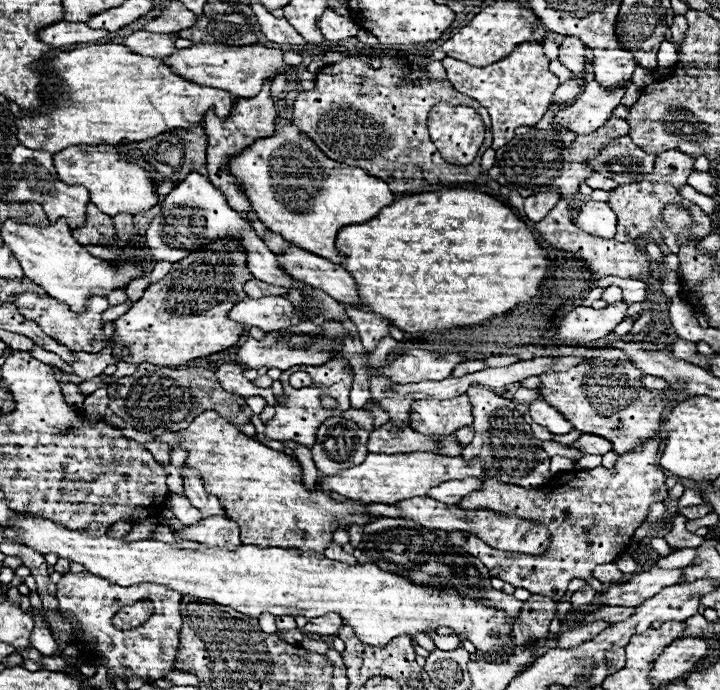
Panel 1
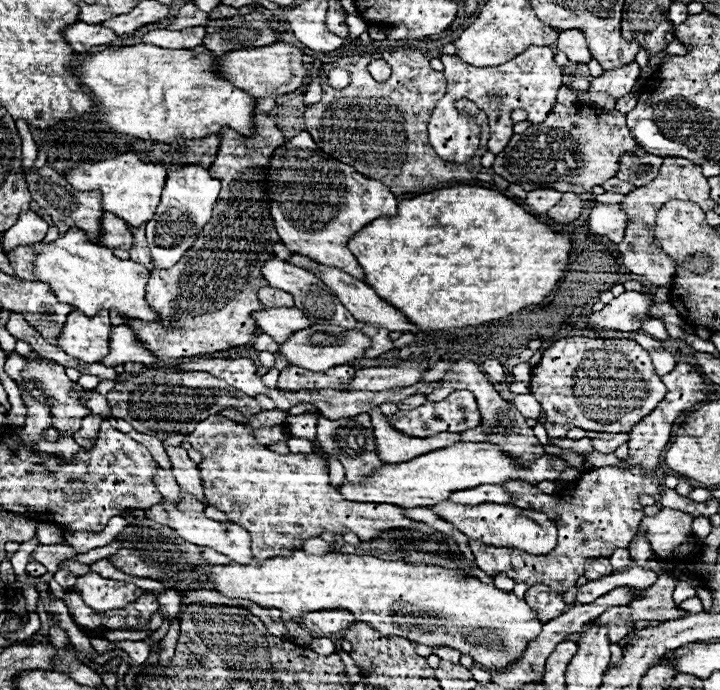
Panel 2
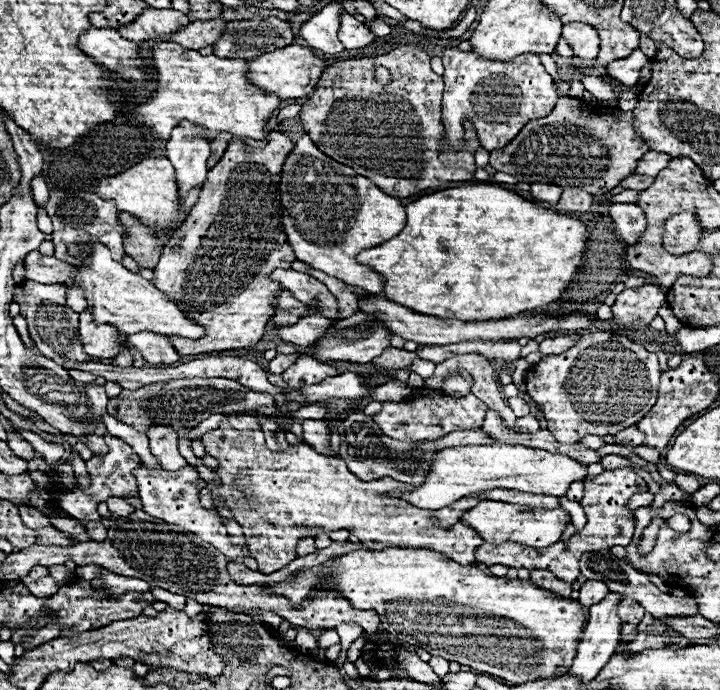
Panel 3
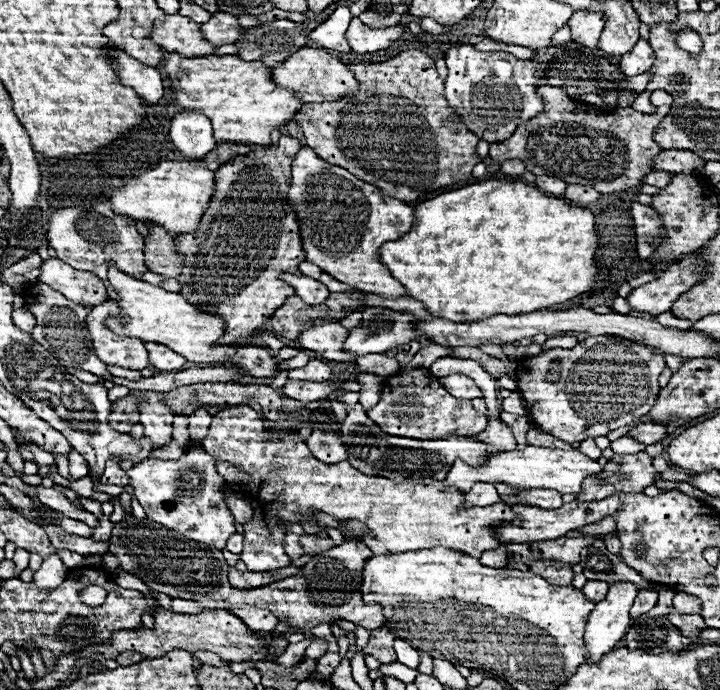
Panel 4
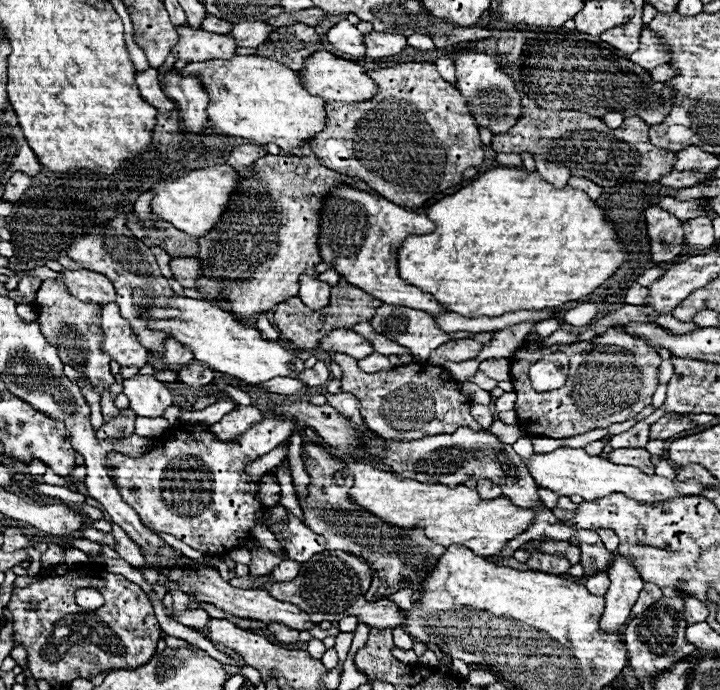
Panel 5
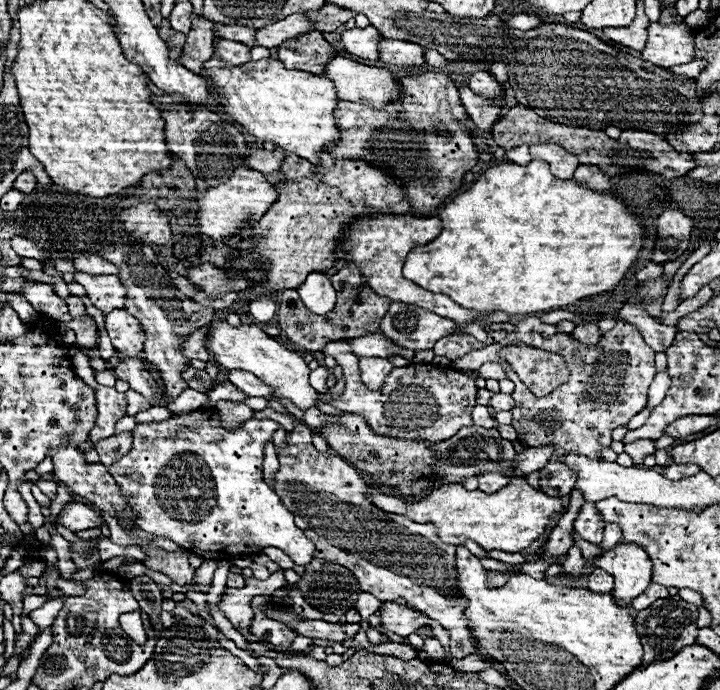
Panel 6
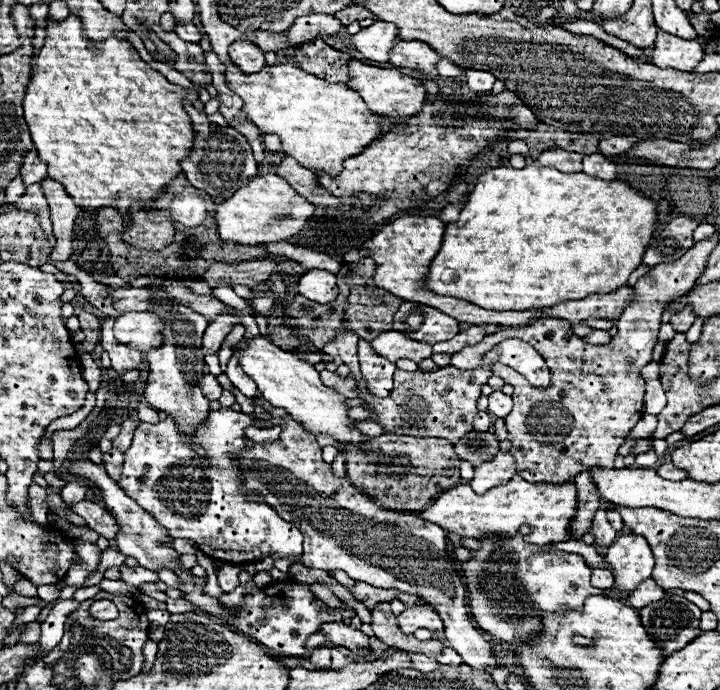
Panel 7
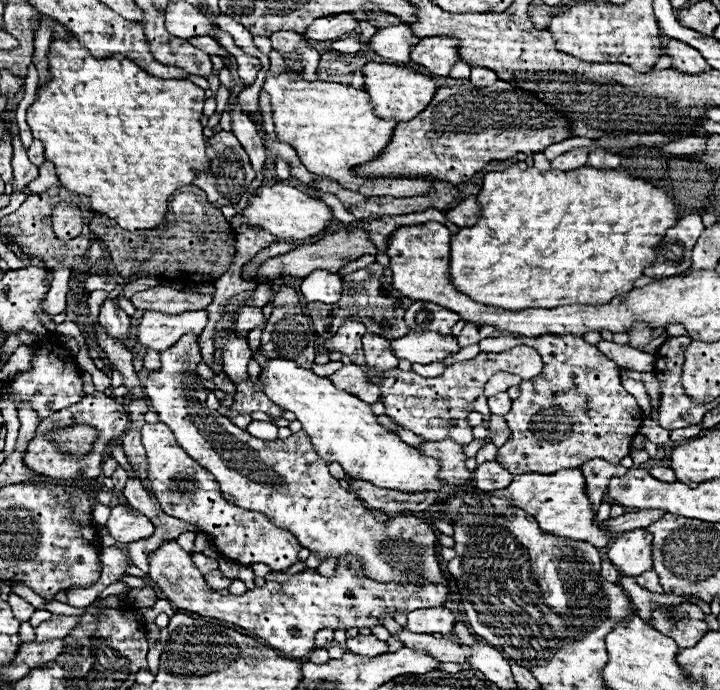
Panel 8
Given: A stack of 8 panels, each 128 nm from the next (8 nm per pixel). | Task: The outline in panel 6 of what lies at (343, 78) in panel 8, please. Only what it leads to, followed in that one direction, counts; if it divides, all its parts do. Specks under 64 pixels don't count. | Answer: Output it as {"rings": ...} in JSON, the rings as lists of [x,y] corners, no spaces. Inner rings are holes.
{"rings":[[[310,32],[296,40],[288,40],[278,46],[276,54],[288,68],[300,68],[302,72],[312,72],[316,76],[324,74],[326,64],[334,56],[336,50],[322,38],[322,32]]]}

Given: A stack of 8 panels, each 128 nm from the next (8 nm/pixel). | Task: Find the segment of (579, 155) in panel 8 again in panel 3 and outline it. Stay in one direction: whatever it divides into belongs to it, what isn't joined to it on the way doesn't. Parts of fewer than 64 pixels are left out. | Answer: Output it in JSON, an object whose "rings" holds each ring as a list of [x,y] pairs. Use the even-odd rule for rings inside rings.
{"rings":[[[534,182],[530,192],[532,192],[532,196],[536,198],[536,202],[540,202],[540,204],[544,204],[544,206],[556,206],[556,200],[560,200],[562,188],[560,188],[560,186],[554,186],[554,184]]]}

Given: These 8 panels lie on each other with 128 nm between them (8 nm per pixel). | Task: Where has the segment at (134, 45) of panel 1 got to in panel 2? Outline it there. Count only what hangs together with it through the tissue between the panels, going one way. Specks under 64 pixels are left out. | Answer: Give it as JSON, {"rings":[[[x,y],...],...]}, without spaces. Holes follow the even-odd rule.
{"rings":[[[194,26],[194,28],[184,28],[184,30],[152,30],[144,34],[142,42],[154,44],[160,48],[170,48],[170,50],[180,50],[180,48],[196,48],[202,46],[202,40],[206,36],[204,26]]]}

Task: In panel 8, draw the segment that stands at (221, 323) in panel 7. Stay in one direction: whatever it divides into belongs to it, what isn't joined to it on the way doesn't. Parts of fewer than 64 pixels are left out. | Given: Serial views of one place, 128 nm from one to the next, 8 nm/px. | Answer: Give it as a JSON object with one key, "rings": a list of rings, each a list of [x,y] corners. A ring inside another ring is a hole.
{"rings":[[[244,306],[244,308],[238,310],[238,314],[236,314],[236,332],[240,332],[240,336],[246,336],[250,330],[264,328],[264,326],[266,326],[266,318],[262,314],[262,308]]]}

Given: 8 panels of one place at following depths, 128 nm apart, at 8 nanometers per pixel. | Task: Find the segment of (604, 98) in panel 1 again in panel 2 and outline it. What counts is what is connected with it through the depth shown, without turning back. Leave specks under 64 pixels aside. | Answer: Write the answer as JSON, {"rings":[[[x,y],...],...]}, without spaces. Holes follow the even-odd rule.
{"rings":[[[636,62],[626,64],[622,68],[608,70],[602,76],[598,76],[598,78],[592,80],[590,94],[594,94],[594,92],[606,92],[606,94],[612,94],[614,98],[626,96],[632,90],[632,86],[636,84],[638,72],[640,72],[640,68],[638,68]]]}

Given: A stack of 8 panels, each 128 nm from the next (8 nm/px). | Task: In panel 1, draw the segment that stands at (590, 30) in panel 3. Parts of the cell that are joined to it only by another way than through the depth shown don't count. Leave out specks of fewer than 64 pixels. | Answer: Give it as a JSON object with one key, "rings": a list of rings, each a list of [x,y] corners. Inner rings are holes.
{"rings":[[[564,36],[564,40],[560,42],[560,56],[558,60],[572,70],[574,74],[582,74],[584,72],[584,64],[586,64],[586,46],[580,42],[580,38],[576,36]]]}

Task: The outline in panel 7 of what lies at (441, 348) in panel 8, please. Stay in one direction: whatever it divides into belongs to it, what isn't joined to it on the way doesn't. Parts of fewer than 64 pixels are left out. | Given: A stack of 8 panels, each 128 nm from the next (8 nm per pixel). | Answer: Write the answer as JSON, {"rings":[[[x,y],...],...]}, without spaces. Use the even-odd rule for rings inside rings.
{"rings":[[[396,330],[384,332],[382,336],[378,336],[376,340],[372,340],[372,346],[376,348],[376,352],[380,352],[380,356],[384,356],[392,362],[396,362],[400,358],[422,362],[426,358],[432,358],[432,354],[434,354],[432,344],[412,340]]]}

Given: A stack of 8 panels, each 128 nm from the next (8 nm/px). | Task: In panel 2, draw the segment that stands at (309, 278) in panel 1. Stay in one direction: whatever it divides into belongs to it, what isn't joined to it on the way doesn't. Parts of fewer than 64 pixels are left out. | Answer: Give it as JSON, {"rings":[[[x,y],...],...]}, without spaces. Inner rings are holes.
{"rings":[[[318,266],[316,276],[324,278],[326,284],[336,292],[338,300],[356,316],[358,322],[366,322],[378,328],[388,328],[390,332],[400,334],[418,334],[422,332],[416,324],[400,314],[398,308],[384,304],[384,300],[362,280],[352,280],[346,272],[338,272],[338,268]]]}

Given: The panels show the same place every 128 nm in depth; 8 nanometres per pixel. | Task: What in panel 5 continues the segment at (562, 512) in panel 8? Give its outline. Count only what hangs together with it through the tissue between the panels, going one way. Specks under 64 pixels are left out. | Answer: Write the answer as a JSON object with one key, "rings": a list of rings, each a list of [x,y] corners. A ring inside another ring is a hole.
{"rings":[[[362,462],[348,464],[346,472],[354,476],[350,498],[356,504],[368,508],[368,512],[374,512],[398,528],[414,528],[418,520],[424,520],[426,536],[440,546],[464,544],[478,556],[486,558],[504,550],[510,540],[534,524],[536,510],[514,506],[506,496],[498,496],[496,500],[482,500],[476,490],[466,486],[448,488],[444,484],[416,482]]]}

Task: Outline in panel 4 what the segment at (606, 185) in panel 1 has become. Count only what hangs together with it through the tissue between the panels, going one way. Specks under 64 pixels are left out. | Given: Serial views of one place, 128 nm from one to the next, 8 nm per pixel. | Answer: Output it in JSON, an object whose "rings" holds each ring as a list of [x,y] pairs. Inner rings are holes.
{"rings":[[[650,172],[646,178],[644,178],[644,184],[650,184],[650,186],[656,186],[656,188],[666,188],[666,184],[672,180],[674,174],[670,172]]]}

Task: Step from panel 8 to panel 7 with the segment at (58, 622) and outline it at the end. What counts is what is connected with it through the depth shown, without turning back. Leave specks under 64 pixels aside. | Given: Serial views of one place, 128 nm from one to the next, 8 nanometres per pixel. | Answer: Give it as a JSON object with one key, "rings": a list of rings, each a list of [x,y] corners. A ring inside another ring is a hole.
{"rings":[[[30,622],[26,624],[26,630],[22,632],[20,636],[20,642],[26,642],[26,644],[34,644],[40,640],[40,624],[38,622]]]}

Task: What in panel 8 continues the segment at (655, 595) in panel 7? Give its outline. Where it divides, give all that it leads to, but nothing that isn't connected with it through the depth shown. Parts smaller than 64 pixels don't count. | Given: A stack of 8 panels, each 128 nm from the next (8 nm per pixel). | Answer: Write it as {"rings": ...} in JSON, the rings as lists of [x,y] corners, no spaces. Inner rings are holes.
{"rings":[[[648,570],[648,572],[644,572],[642,576],[636,576],[636,582],[642,586],[642,588],[646,588],[646,590],[650,590],[650,592],[654,592],[654,594],[662,594],[664,590],[660,588],[660,584],[658,584],[658,574],[654,572],[654,570]]]}

